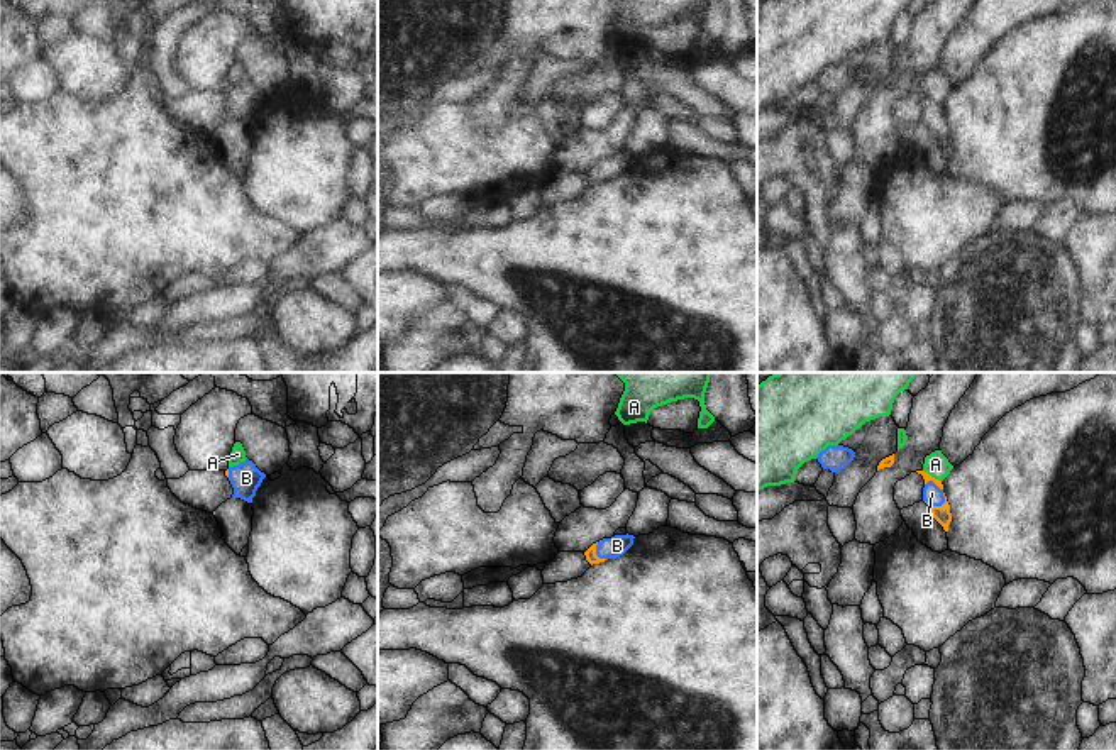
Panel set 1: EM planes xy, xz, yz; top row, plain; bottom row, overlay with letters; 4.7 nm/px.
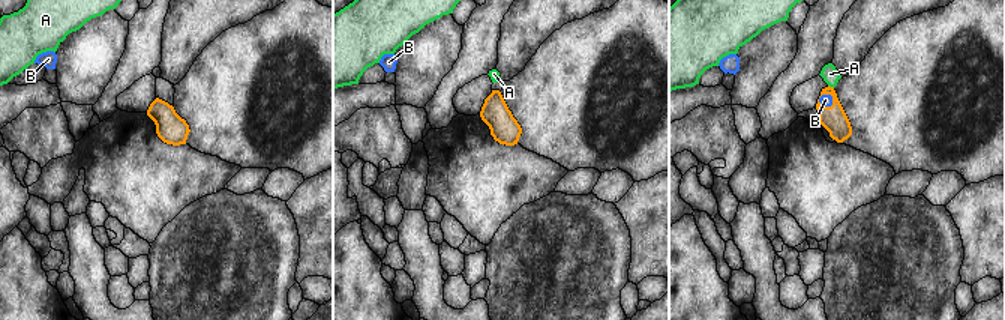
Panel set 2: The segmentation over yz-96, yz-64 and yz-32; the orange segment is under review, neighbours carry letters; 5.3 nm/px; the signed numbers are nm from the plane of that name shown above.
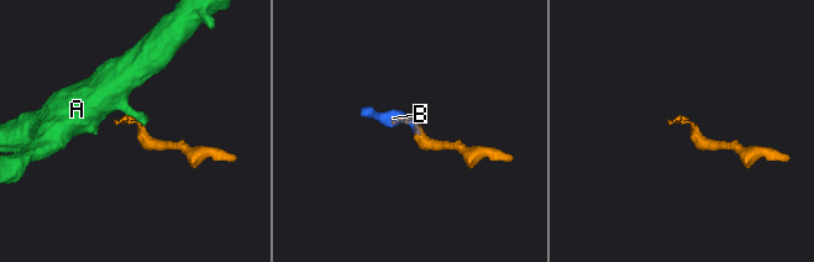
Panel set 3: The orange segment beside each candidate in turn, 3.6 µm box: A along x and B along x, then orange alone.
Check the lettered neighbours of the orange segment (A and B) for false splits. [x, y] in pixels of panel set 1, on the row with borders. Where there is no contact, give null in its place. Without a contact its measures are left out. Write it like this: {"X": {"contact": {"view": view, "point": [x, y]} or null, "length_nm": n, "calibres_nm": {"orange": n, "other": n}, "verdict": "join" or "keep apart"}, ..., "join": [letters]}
{"A": {"contact": {"view": "yz", "point": [930, 476]}, "length_nm": 110, "calibres_nm": {"orange": 40, "other": 110}, "verdict": "keep apart"}, "B": {"contact": {"view": "yz", "point": [937, 507]}, "length_nm": 110, "calibres_nm": {"orange": 80, "other": 90}, "verdict": "join"}, "join": ["B"]}

